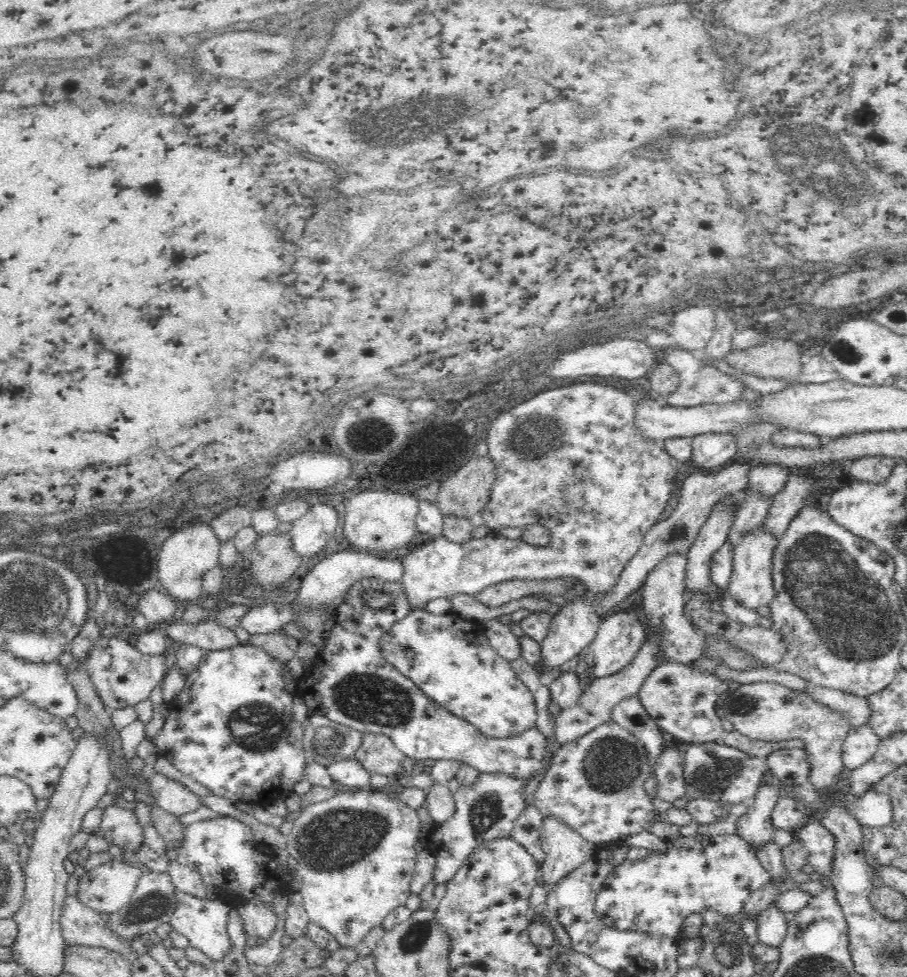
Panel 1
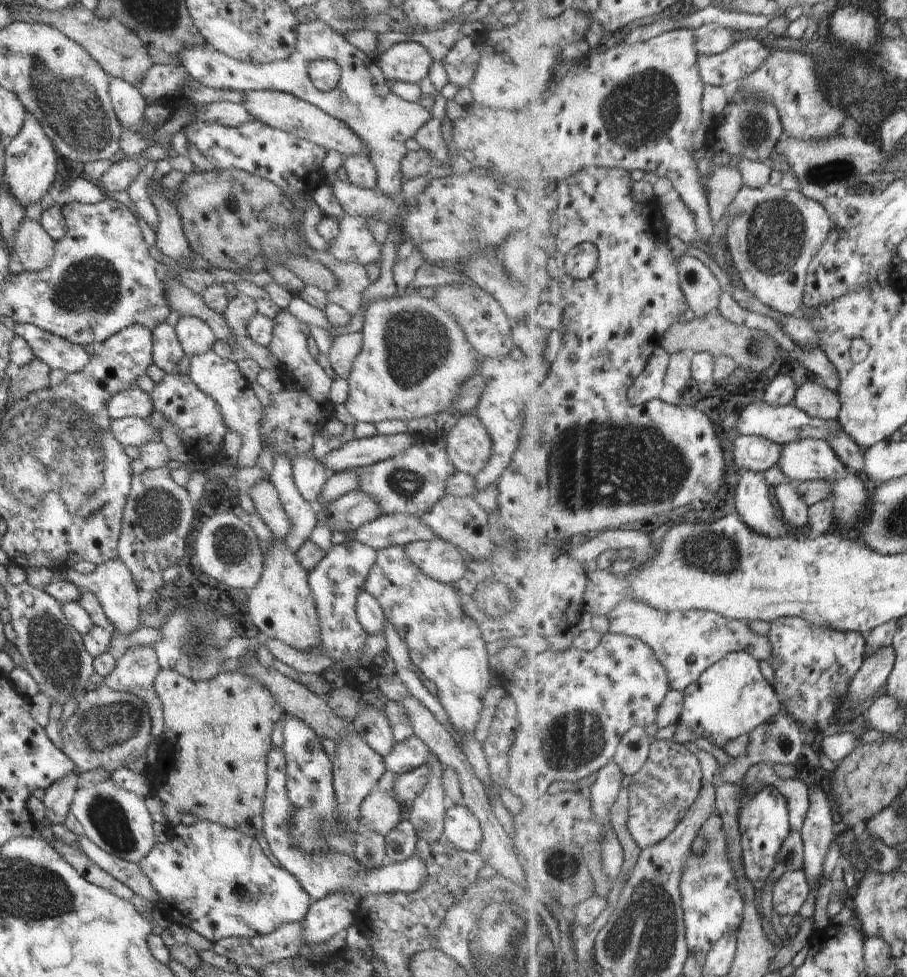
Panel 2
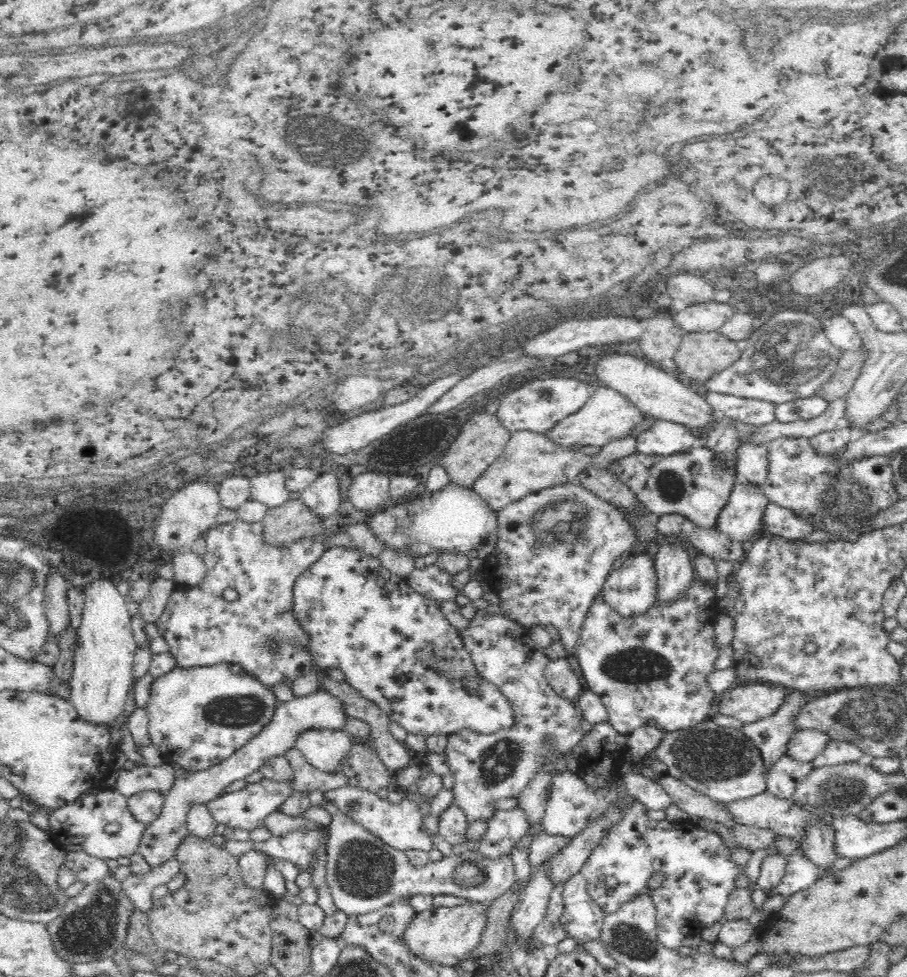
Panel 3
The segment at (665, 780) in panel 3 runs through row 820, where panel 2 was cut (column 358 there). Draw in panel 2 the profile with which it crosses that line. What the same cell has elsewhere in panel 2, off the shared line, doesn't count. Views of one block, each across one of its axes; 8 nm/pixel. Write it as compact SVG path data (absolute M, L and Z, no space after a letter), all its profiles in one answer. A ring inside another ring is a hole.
M361 702L359 709L361 711L353 722L355 733L374 752L377 752L382 758L387 757L396 744L388 719L383 712L366 706L365 702Z

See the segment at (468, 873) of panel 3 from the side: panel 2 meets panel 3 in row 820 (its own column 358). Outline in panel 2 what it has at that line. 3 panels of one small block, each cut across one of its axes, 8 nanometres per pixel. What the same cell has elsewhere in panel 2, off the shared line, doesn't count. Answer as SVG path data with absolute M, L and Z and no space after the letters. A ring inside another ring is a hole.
M362 331L340 333L332 339L326 358L328 358L332 370L336 373L336 377L347 380L354 359L361 351L362 343Z

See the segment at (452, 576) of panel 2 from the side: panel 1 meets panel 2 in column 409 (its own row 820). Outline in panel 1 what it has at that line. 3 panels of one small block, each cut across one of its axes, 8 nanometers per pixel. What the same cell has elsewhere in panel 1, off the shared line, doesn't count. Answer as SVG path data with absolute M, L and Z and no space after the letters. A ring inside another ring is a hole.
M544 816L540 828L540 845L545 858L539 866L537 882L545 884L546 889L556 886L596 852L594 844L584 840L578 831L560 822L555 816Z

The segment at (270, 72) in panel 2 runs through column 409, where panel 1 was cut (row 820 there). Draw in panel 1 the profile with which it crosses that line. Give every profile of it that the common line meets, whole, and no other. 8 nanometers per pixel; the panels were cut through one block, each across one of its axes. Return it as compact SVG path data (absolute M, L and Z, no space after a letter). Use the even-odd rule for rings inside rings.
M112 805L104 809L101 819L99 834L109 846L120 846L123 850L134 852L142 848L142 826L134 811Z

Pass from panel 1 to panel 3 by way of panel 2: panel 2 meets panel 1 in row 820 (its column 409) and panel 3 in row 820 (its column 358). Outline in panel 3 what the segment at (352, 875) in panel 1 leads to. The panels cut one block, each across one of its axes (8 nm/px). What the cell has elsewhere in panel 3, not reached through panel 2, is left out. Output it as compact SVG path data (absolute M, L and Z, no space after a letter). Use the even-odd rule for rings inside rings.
M346 786L325 793L328 803L334 805L338 811L343 812L353 822L363 826L370 834L383 840L388 846L406 852L406 850L425 850L430 852L435 846L432 837L420 829L423 826L423 814L419 812L420 806L416 802L403 800L399 804L381 798L377 793L364 788Z

